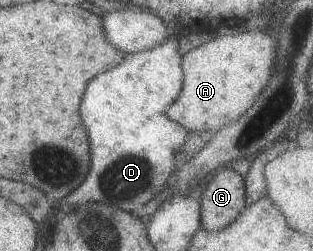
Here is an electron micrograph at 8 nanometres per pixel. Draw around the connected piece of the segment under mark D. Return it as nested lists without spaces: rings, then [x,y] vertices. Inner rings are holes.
[[[169,32],[163,43],[149,49],[148,51],[139,51],[136,53],[125,54],[124,59],[119,63],[119,66],[115,66],[113,70],[105,72],[105,74],[99,74],[95,76],[87,86],[85,86],[85,92],[83,92],[83,98],[81,98],[81,104],[79,104],[79,114],[81,114],[81,120],[85,124],[85,130],[87,130],[87,138],[89,138],[89,170],[83,179],[83,182],[73,189],[69,194],[66,194],[62,200],[62,207],[72,207],[83,203],[101,203],[106,204],[121,210],[124,210],[127,214],[136,208],[142,207],[146,202],[149,202],[154,196],[157,196],[166,186],[168,186],[171,180],[171,174],[177,162],[175,156],[179,154],[183,149],[189,148],[184,145],[185,137],[188,134],[188,130],[183,128],[180,124],[173,122],[167,118],[165,114],[166,108],[178,97],[179,91],[183,86],[183,73],[180,67],[182,54],[178,51],[178,32]]]

